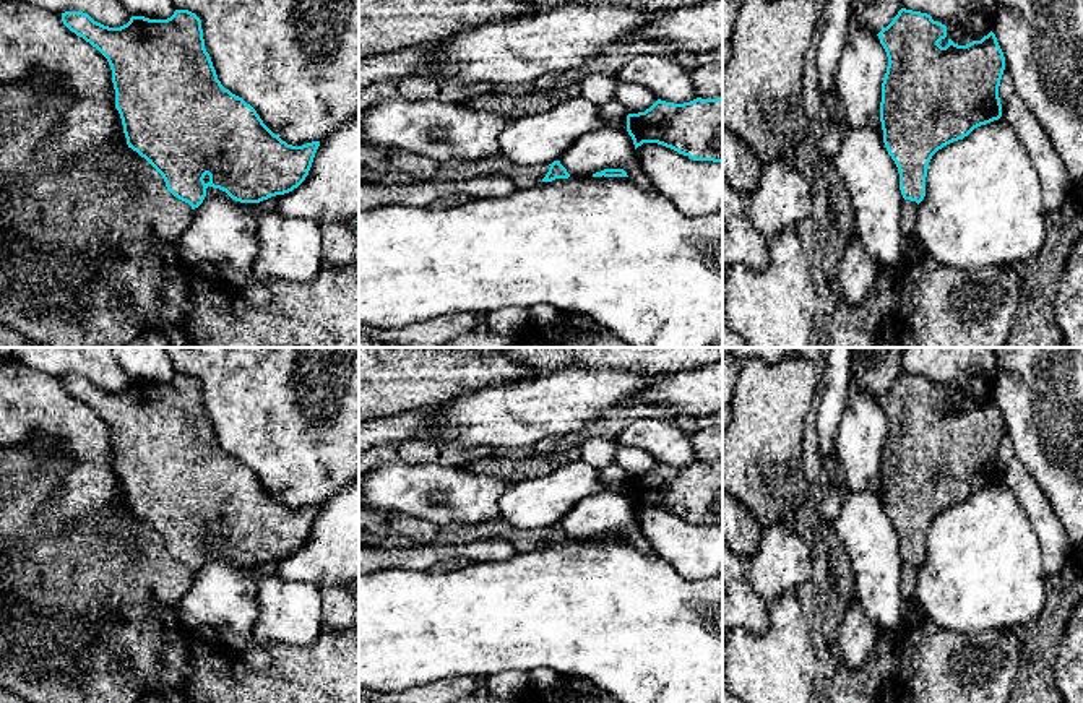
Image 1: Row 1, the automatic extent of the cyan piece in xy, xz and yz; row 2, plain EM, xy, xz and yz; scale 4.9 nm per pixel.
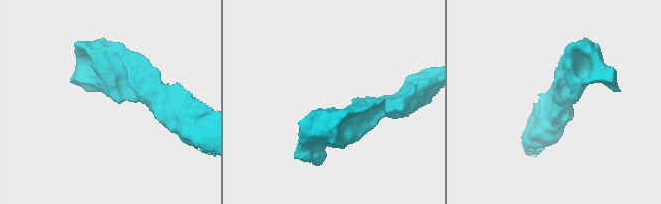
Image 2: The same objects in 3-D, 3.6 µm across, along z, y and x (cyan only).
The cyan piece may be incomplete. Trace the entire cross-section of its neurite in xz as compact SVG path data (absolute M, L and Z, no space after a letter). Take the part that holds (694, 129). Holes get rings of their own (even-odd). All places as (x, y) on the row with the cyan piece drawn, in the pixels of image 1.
M723 97L674 104L658 99L649 109L627 115L635 149L658 143L693 161L723 162Z

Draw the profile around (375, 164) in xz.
M359 132L359 182L417 183L451 182L472 175L502 175L516 188L529 188L546 177L550 166L521 166L502 153L469 161L435 161L421 154L382 148L362 140Z

